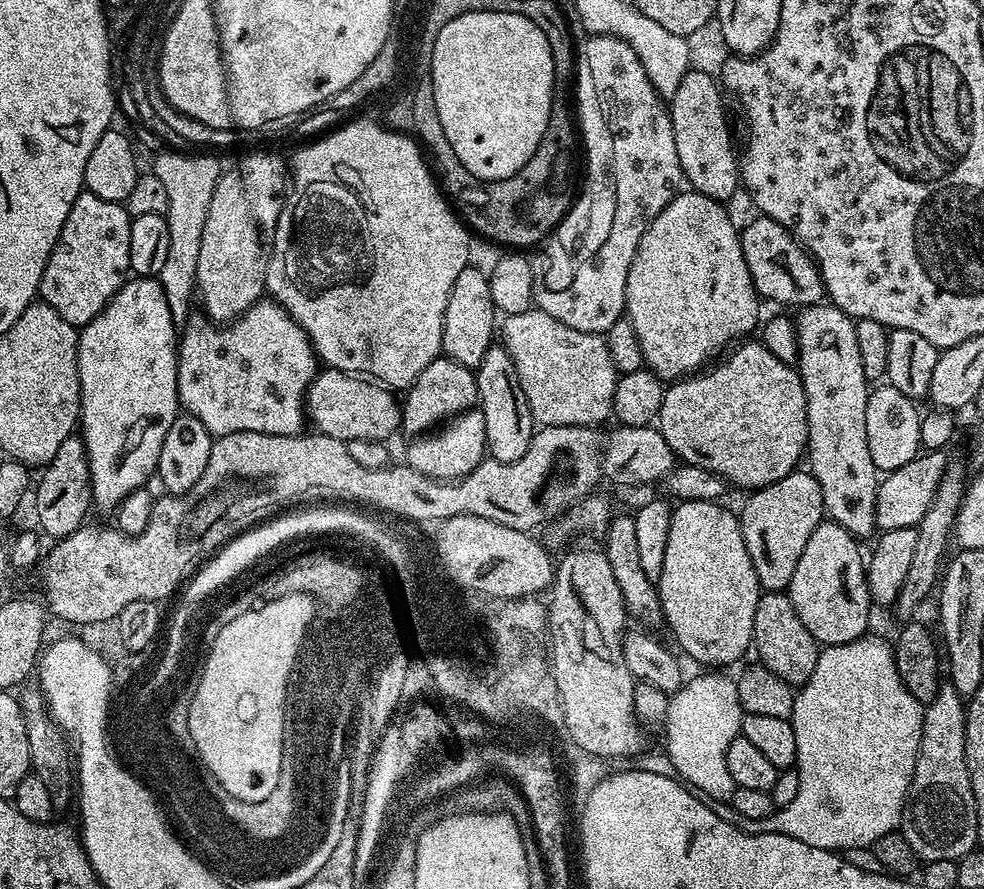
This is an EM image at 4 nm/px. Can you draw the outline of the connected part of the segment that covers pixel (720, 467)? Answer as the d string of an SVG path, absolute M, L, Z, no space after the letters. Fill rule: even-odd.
M752 342L741 343L737 352L729 351L703 374L669 383L664 390L658 427L677 461L702 466L702 470L718 474L729 485L755 490L797 471L799 464L796 463L799 460L801 463L808 446L808 411L799 371L780 358L774 358L764 343L748 343Z

